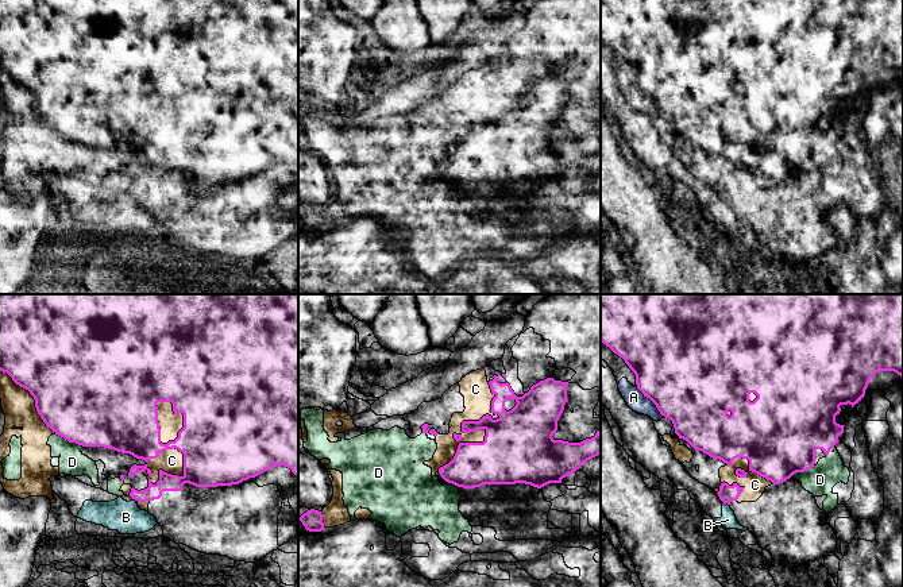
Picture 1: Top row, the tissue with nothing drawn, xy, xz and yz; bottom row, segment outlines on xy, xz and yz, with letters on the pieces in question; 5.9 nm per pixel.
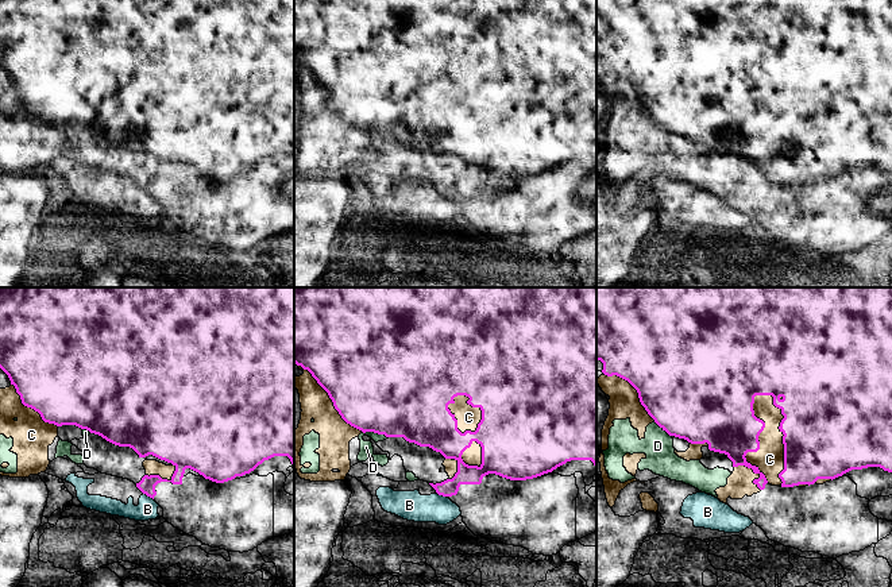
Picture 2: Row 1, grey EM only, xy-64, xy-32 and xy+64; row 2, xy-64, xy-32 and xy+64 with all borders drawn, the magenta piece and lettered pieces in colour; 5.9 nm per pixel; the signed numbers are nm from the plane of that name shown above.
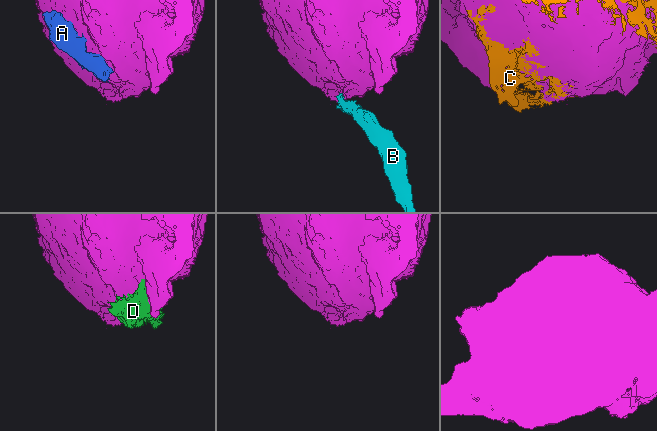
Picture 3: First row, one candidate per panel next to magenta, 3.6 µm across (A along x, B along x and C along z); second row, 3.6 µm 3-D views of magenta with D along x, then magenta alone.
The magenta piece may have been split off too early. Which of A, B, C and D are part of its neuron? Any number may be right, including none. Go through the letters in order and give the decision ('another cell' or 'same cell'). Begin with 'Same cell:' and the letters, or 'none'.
Same cell: D
A: another cell
B: another cell
C: another cell
D: same cell

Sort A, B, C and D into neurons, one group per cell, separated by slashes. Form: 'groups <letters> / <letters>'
groups A B C / D

